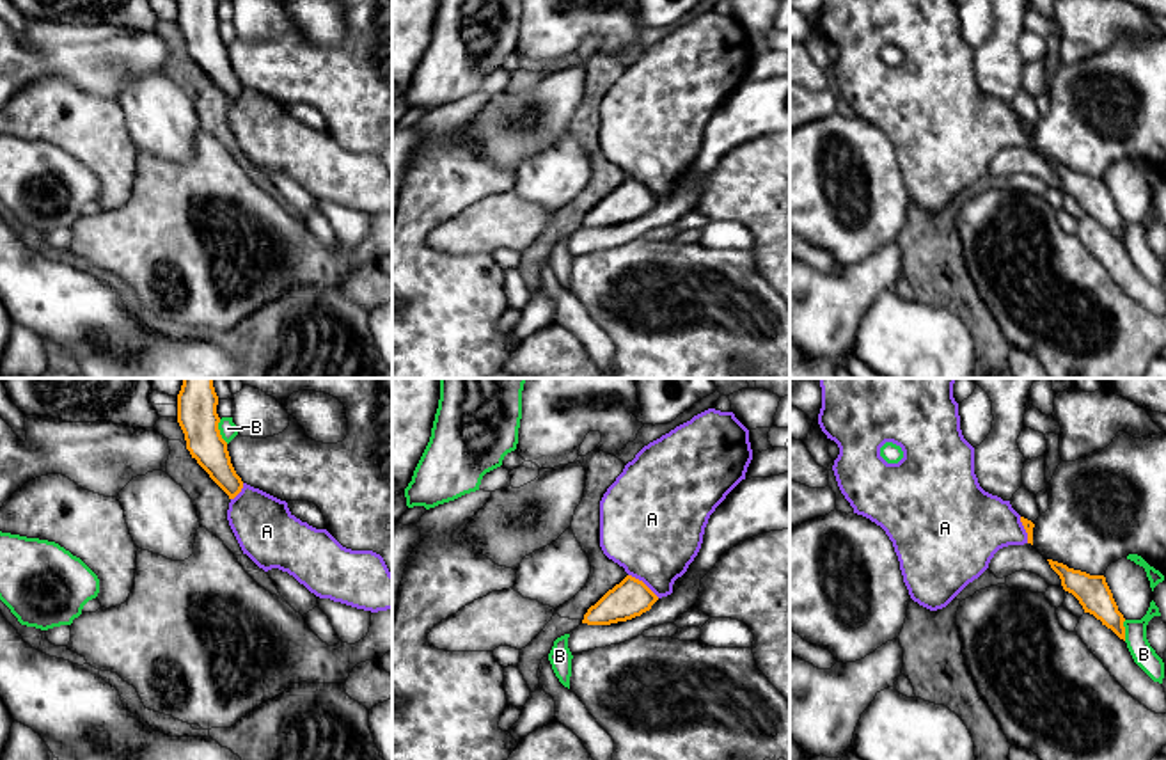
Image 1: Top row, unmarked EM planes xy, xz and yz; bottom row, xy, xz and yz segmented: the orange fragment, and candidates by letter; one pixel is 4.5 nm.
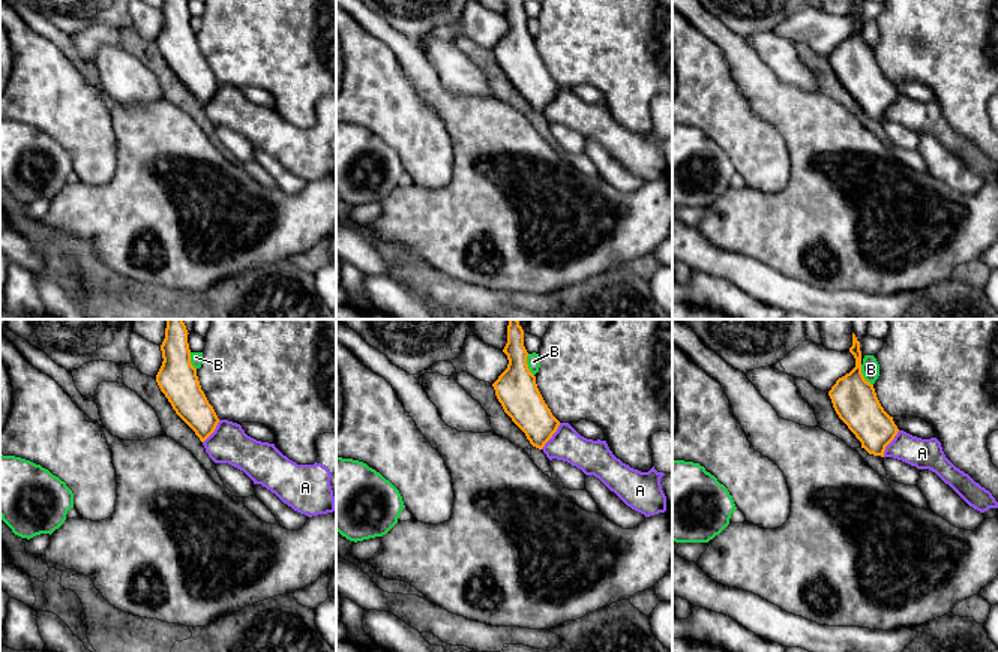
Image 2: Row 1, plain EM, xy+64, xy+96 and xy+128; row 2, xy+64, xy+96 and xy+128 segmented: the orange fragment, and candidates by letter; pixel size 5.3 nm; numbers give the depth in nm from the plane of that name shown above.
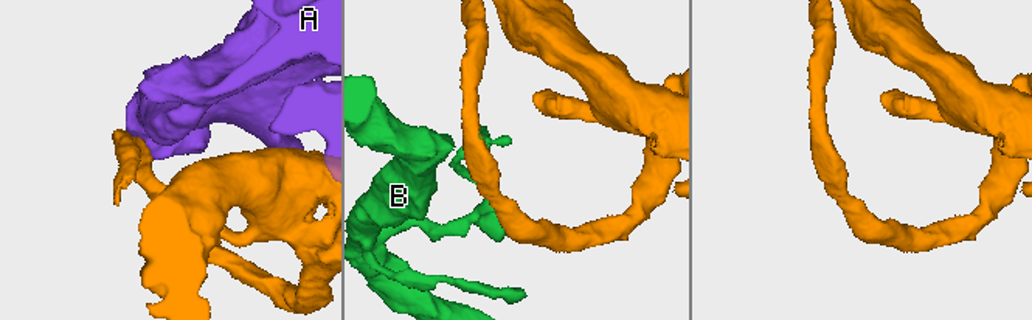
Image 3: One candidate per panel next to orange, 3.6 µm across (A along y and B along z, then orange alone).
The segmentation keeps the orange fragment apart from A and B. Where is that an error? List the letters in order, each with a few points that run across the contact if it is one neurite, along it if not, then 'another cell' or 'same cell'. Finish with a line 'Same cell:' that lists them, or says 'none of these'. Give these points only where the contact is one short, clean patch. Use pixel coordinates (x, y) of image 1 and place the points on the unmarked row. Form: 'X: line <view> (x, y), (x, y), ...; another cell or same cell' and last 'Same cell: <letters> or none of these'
A: line xz (629, 201), (643, 185), (652, 176), (653, 132); same cell
B: another cell
Same cell: A

